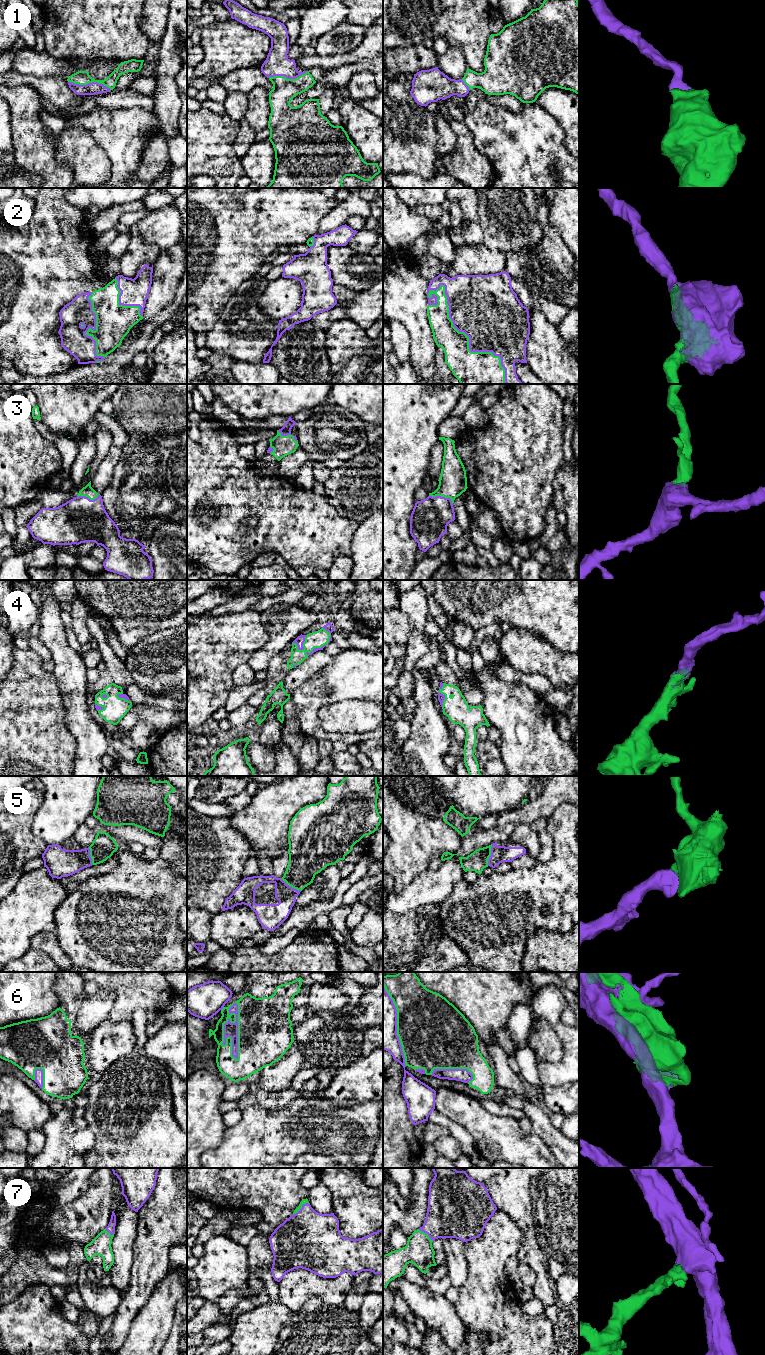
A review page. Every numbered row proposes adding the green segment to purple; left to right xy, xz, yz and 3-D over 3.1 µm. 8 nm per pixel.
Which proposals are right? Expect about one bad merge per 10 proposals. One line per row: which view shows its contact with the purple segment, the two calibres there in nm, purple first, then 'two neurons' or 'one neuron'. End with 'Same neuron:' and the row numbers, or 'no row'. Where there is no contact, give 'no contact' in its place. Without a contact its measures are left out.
1: contact in xy; calibres 100 and 110 nm; one neuron
2: contact in yz; calibres 500 and 260 nm; one neuron
3: contact in yz; calibres 300 and 220 nm; one neuron
4: contact in xz; calibres 70 and 130 nm; one neuron
5: contact in yz; calibres 140 and 160 nm; one neuron
6: contact in xz; calibres 110 and 440 nm; one neuron
7: contact in xz; calibres 440 and 50 nm; one neuron
Same neuron: 1, 2, 3, 4, 5, 6, 7

